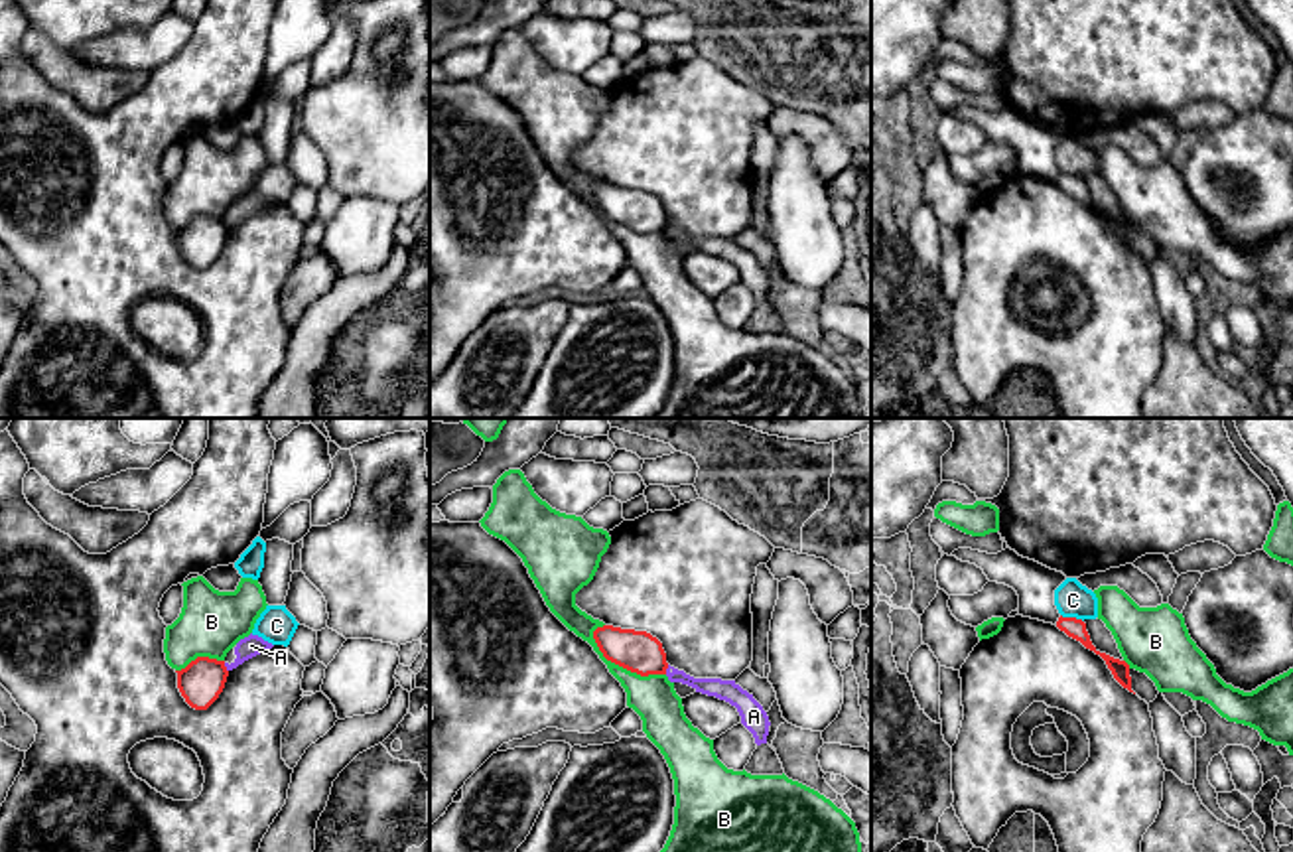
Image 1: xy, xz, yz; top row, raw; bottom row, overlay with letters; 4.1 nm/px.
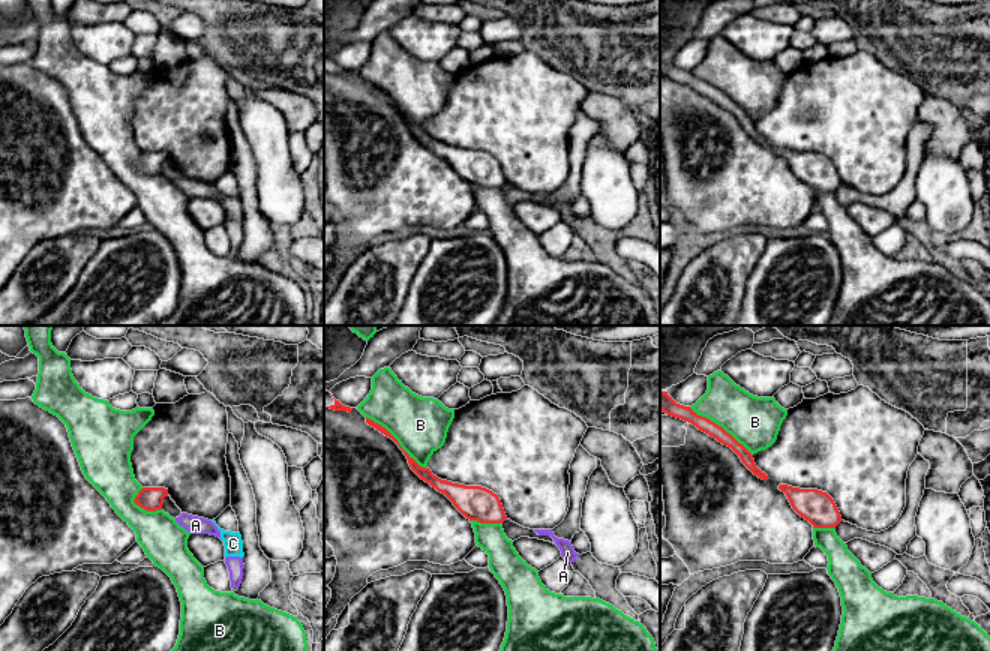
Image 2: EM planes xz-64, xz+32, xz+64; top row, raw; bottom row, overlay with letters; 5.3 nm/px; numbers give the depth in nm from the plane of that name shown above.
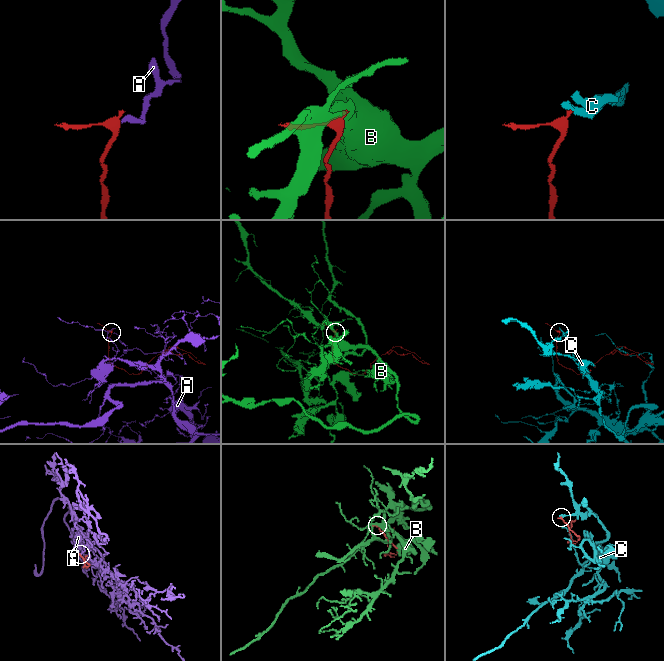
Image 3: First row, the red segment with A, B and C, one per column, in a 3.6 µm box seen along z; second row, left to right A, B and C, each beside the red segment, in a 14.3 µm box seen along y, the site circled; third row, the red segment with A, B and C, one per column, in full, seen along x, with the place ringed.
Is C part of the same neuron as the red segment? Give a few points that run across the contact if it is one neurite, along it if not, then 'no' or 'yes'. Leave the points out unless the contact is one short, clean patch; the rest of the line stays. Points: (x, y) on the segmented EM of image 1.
line yz (1061, 614), (1083, 622); no

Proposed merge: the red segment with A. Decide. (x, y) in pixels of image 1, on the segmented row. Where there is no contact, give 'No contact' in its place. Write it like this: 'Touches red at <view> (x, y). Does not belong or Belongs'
Touches red at xz (667, 667). Does not belong

